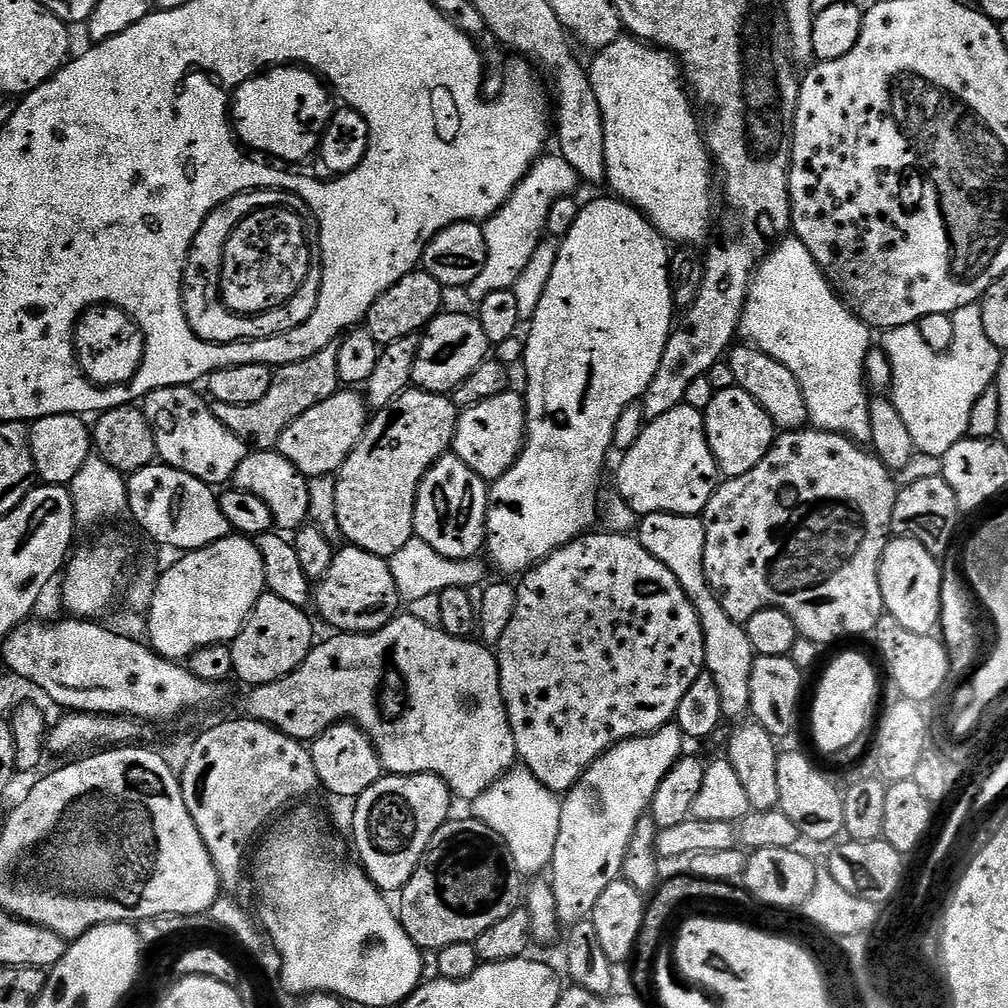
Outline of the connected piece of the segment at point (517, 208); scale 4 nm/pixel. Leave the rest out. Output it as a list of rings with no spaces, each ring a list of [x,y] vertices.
[[[545,154],[534,161],[532,169],[524,175],[522,182],[518,182],[507,202],[489,220],[483,221],[486,266],[466,289],[466,295],[473,300],[473,305],[479,306],[488,295],[494,294],[494,290],[512,289],[516,285],[534,250],[538,250],[541,240],[545,239],[546,217],[550,214],[550,206],[562,198],[572,196],[575,188],[581,187],[581,184],[574,166],[570,166],[570,162],[558,154]]]

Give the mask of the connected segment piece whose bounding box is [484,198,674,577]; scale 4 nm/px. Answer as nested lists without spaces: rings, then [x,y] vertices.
[[[611,198],[612,200],[592,200],[587,205],[586,203],[581,207],[578,218],[574,218],[574,226],[570,226],[570,234],[566,234],[560,240],[560,249],[558,250],[558,262],[554,262],[554,274],[550,274],[550,282],[546,286],[546,294],[544,300],[538,302],[538,310],[534,310],[534,318],[530,322],[532,328],[526,335],[526,343],[524,345],[524,359],[522,361],[522,369],[524,368],[524,376],[528,379],[528,389],[523,389],[522,395],[525,405],[528,409],[528,430],[524,437],[524,449],[520,452],[520,456],[514,462],[514,466],[510,470],[506,470],[506,474],[502,474],[502,478],[498,478],[488,489],[488,513],[486,514],[486,526],[484,527],[486,533],[486,556],[492,564],[500,572],[505,572],[508,576],[519,577],[521,574],[536,567],[540,561],[545,560],[552,552],[558,551],[562,546],[566,546],[571,540],[578,539],[579,536],[585,535],[593,527],[592,524],[596,520],[596,491],[600,488],[600,479],[604,476],[604,463],[608,460],[608,452],[613,451],[612,439],[614,438],[614,426],[618,426],[618,418],[622,414],[622,410],[626,410],[626,406],[637,403],[643,397],[644,391],[650,386],[650,382],[654,382],[654,374],[658,374],[658,362],[662,362],[662,354],[666,350],[666,342],[668,337],[674,331],[674,319],[672,320],[672,312],[674,313],[674,285],[670,275],[670,251],[669,245],[666,243],[660,231],[656,229],[647,218],[642,215],[638,209],[632,207],[630,204],[625,204],[619,198]]]

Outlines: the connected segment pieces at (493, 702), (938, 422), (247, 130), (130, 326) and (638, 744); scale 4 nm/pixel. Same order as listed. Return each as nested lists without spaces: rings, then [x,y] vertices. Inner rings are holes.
[[[407,614],[397,615],[382,630],[377,632],[357,632],[355,634],[332,634],[329,640],[317,643],[308,657],[301,662],[290,674],[283,676],[281,680],[275,680],[269,684],[258,684],[251,689],[252,692],[244,700],[244,708],[247,719],[260,720],[269,724],[278,732],[284,732],[290,738],[301,742],[311,742],[335,724],[357,724],[370,738],[370,742],[376,747],[376,753],[380,759],[380,767],[385,773],[394,776],[413,776],[414,774],[434,774],[442,778],[448,784],[448,788],[457,797],[465,802],[471,802],[484,793],[490,785],[501,780],[506,773],[512,771],[517,763],[516,747],[514,746],[514,730],[510,730],[510,718],[506,714],[506,706],[502,698],[502,686],[500,685],[500,671],[496,661],[496,653],[489,645],[477,642],[475,639],[454,638],[446,634],[441,628],[426,626],[426,622],[418,622],[418,618]]]
[[[979,303],[960,308],[951,313],[954,322],[954,342],[952,351],[935,352],[926,346],[926,338],[922,338],[919,327],[915,324],[889,328],[883,333],[883,352],[888,359],[891,372],[890,399],[892,405],[902,414],[902,422],[906,422],[906,430],[910,430],[910,438],[914,438],[914,446],[921,456],[944,457],[959,440],[968,436],[970,426],[970,410],[974,410],[974,402],[982,398],[982,394],[1000,375],[1001,349],[995,348],[986,338],[986,326],[982,326],[982,314]]]
[[[274,60],[274,70],[260,70],[252,84],[228,88],[224,116],[229,144],[247,146],[249,153],[257,157],[272,162],[285,160],[285,165],[296,166],[292,164],[317,155],[320,136],[334,111],[331,99],[329,85],[306,62]],[[263,100],[268,104],[260,104]]]
[[[93,306],[80,315],[74,333],[76,362],[92,384],[113,388],[134,378],[138,363],[138,329],[136,321],[120,308]]]
[[[675,723],[648,736],[624,740],[601,754],[563,797],[558,842],[554,842],[550,865],[550,883],[561,925],[589,919],[594,902],[602,898],[602,890],[621,879],[634,830],[651,809],[662,778],[681,760],[684,744],[686,737]]]

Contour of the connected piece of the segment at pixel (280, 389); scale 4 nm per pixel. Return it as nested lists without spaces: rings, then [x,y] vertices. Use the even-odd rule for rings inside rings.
[[[333,342],[326,346],[326,350],[318,350],[310,358],[302,362],[294,362],[285,368],[273,371],[270,390],[260,401],[254,402],[254,406],[226,406],[225,404],[213,403],[212,413],[239,438],[247,444],[249,449],[258,452],[267,452],[279,445],[282,434],[290,422],[302,418],[306,410],[314,410],[318,402],[326,402],[341,387],[338,378],[338,350],[339,343]]]

